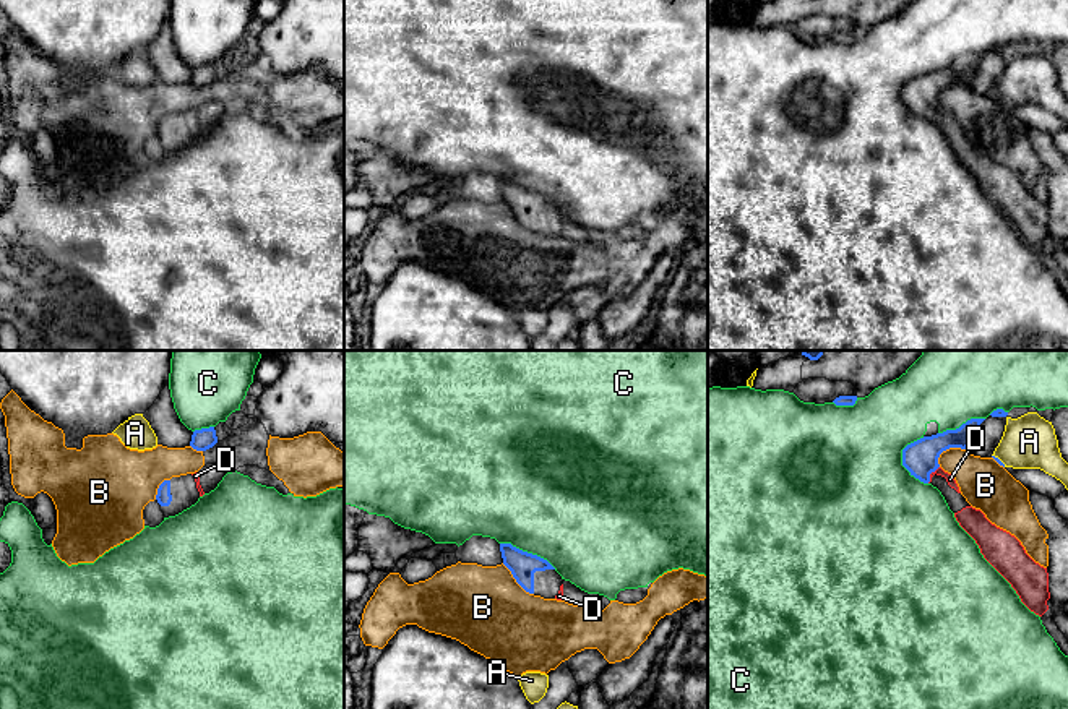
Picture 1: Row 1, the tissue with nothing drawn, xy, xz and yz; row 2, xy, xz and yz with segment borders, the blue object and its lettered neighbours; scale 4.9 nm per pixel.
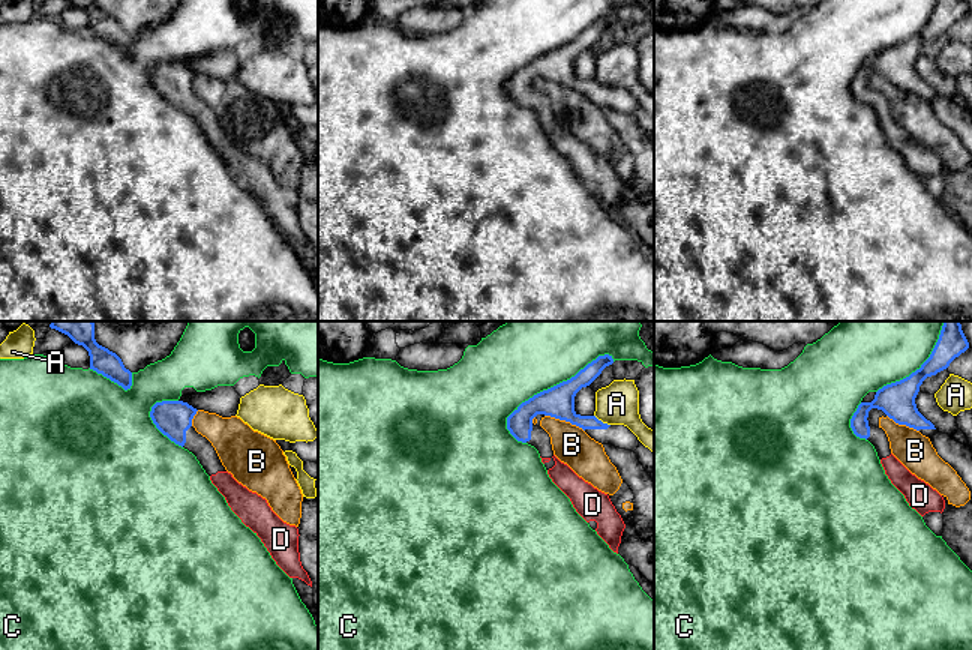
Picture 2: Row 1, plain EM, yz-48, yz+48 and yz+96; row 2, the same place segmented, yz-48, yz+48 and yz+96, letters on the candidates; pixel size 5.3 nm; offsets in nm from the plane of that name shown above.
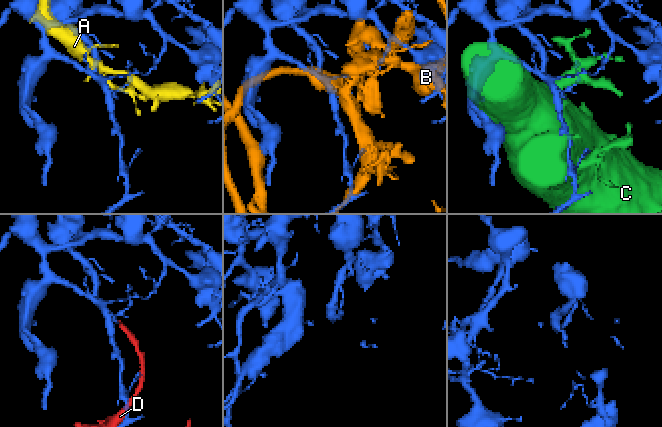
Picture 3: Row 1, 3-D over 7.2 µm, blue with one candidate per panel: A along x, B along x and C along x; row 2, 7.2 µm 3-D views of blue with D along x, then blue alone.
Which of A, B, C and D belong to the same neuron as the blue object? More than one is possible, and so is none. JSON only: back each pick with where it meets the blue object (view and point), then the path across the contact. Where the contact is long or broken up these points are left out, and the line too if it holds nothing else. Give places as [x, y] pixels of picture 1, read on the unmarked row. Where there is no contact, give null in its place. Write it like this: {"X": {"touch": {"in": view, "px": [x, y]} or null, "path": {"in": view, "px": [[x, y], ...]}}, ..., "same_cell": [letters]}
{"D": {"touch": {"in": "yz", "px": [930, 109]}, "path": {"in": "yz", "px": [[921, 94], [930, 109], [940, 107], [950, 116]]}}, "same_cell": ["D"]}

